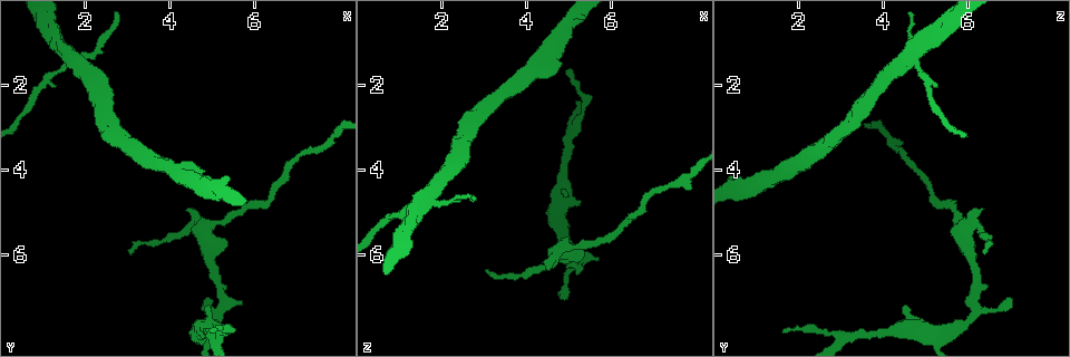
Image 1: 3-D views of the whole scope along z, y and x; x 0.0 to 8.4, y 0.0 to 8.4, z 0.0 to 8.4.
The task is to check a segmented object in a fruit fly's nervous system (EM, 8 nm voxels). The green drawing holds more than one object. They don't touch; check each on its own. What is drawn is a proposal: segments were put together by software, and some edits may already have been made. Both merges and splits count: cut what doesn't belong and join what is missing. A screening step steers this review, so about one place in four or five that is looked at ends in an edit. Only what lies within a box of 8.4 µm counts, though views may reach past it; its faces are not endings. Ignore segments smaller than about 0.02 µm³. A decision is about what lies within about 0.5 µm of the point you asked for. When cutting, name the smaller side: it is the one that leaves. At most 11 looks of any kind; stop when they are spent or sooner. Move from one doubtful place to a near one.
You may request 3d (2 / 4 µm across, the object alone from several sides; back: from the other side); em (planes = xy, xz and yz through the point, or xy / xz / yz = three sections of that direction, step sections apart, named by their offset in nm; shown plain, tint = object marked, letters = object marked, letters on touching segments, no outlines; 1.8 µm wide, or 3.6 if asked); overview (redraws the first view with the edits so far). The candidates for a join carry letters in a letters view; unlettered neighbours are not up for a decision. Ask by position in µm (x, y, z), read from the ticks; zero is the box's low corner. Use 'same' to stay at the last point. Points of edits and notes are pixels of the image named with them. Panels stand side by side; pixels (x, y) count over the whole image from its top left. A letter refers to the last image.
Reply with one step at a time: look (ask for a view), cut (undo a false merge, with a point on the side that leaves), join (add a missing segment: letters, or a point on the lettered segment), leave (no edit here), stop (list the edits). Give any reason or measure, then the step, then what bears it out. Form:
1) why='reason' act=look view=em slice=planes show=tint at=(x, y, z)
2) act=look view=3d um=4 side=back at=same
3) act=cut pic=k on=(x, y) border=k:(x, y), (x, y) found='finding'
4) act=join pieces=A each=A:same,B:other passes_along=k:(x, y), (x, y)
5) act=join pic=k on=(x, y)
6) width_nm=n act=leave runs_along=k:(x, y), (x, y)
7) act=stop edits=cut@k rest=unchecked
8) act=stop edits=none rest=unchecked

why='branch stops here' act=look view=em slice=yz step=16 show=tint at=(4.95, 7.20, 4.55)

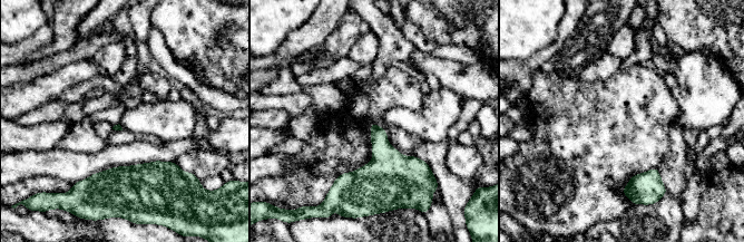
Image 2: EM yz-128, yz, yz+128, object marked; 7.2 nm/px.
why='cut it another way' act=look view=em slice=planes show=letters at=same

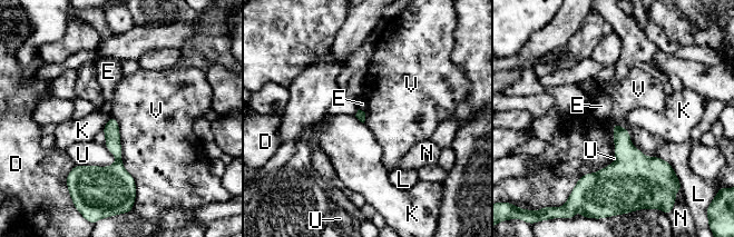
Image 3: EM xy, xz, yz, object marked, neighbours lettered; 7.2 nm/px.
act=leave each=D:other,E:other,K:other,L:other,N:other,U:other,V:other runs_along=3:(111, 120), (118, 173), (130, 185) found='none of them fits'

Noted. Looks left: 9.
act=look view=3d um=4 at=(4.45, 4.95, 6.35)

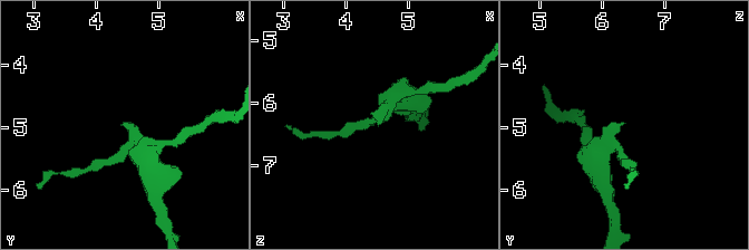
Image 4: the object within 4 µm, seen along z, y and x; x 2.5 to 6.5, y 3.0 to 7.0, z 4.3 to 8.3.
why='need the tissue' act=look view=em slice=xy step=4 show=tint at=(4.50, 4.95, 6.40)

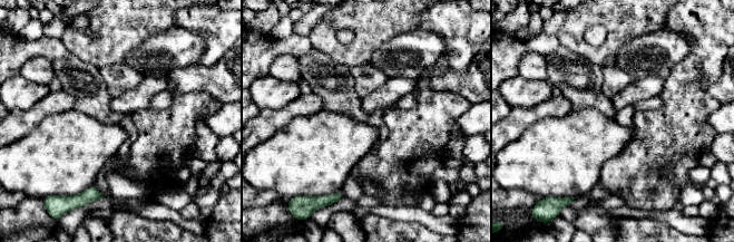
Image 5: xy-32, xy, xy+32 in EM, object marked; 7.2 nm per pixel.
act=look view=em slice=planes show=letters at=same

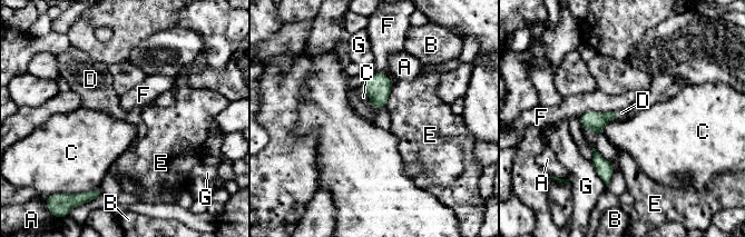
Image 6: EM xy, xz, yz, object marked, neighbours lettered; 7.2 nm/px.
longest_contact=F:280nm act=join pieces=D each=A:other,B:other,C:other,D:same,E:other,F:other,G:other found='the neuron continues'

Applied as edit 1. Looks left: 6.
act=look view=em slice=xz step=8 show=plain at=(4.90, 7.00, 7.05)

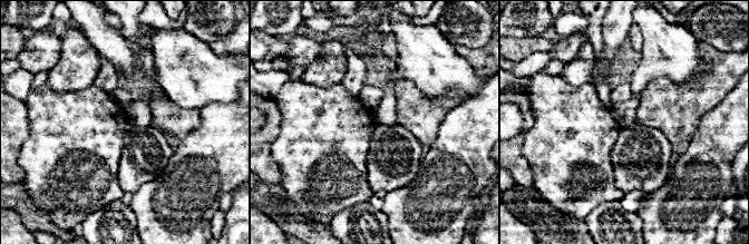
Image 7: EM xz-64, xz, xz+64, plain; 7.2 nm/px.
why='what lies round it' act=look view=em slice=xz step=8 show=letters at=same

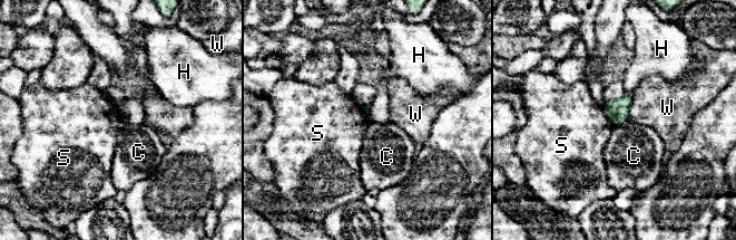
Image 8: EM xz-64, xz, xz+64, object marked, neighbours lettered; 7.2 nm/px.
act=leave each=C:other,H:other,S:other,W:other border=8:(601, 106), (605, 115), (614, 125) found='none of them fits'

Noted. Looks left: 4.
why='three arms meet' act=look view=3d um=2 at=(1.60, 1.30, 4.65)

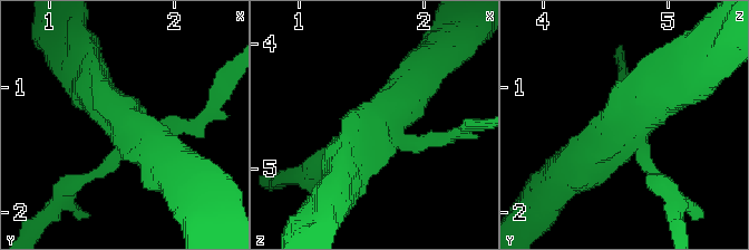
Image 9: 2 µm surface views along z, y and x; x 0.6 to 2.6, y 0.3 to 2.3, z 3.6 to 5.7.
act=look view=em slice=planes show=letters at=(1.64, 1.38, 4.68)

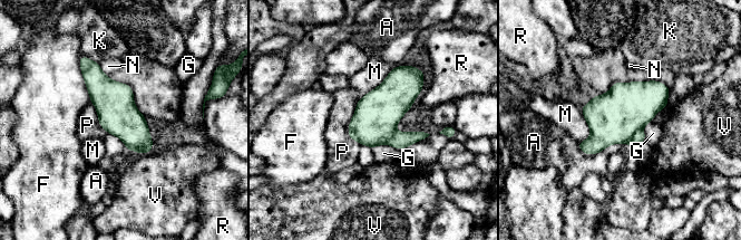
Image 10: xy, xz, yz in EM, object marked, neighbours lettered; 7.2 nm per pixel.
act=cut pic=10 on=(639, 136) each=A:other,F:other,G:other,K:other,M:other,N:other,P:other,R:other,V:other border=10:(642, 128), (634, 133), (629, 143) found='a second neuron is stuck on'

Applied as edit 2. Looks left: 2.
act=stop edits=join@6,cut@10 rest=unchecked

